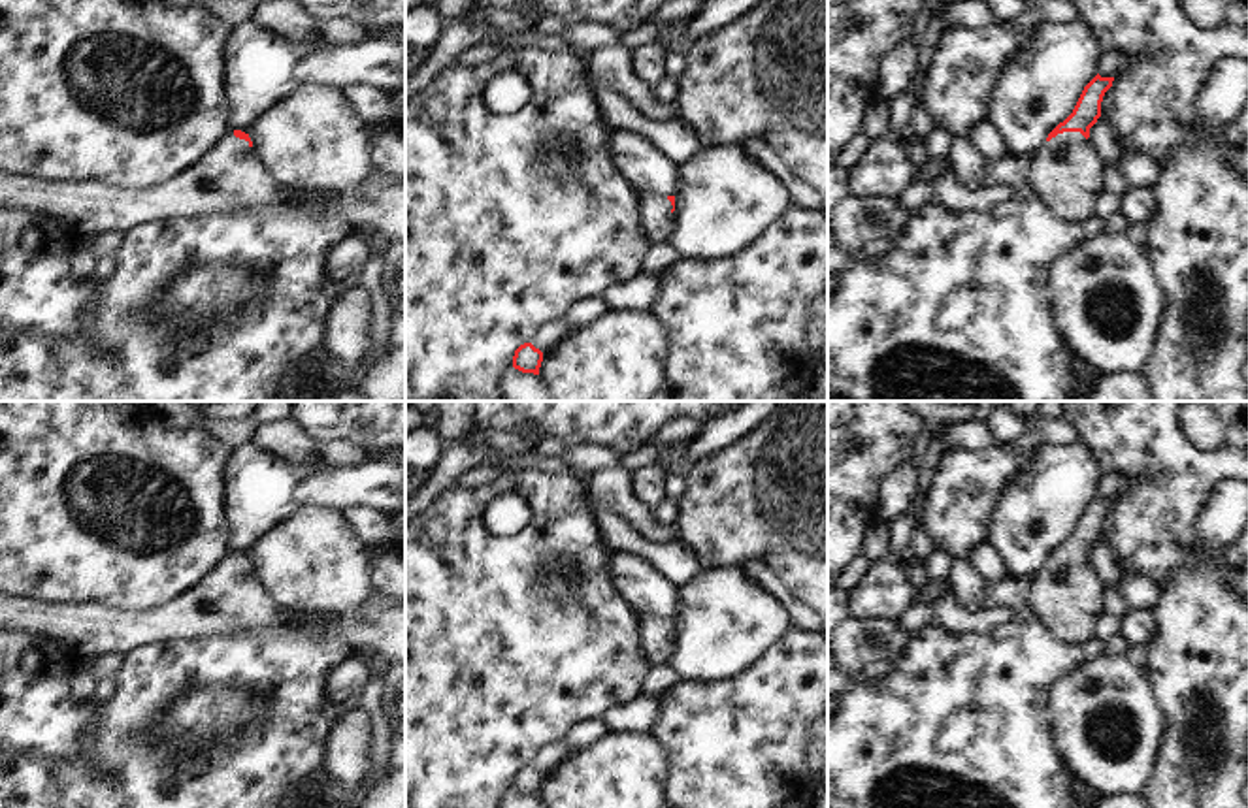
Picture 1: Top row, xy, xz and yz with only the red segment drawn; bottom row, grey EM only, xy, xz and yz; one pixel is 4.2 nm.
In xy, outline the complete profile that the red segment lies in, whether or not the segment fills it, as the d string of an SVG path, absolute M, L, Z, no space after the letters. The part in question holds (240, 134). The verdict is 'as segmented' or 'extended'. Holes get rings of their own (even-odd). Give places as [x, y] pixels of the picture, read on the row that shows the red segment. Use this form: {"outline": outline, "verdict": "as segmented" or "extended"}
{"outline": "M241 130L226 132L211 149L198 158L187 171L145 190L117 190L106 183L47 183L43 179L25 179L21 175L6 175L0 171L0 209L21 209L58 220L72 235L92 237L104 232L123 232L151 224L155 220L172 218L205 218L228 213L249 213L268 217L283 211L292 203L307 207L315 215L339 215L353 232L371 230L381 235L392 256L405 250L405 186L375 185L364 179L360 186L347 194L336 196L332 203L322 203L319 192L283 192L273 183L271 173L260 164L251 149L249 134Z", "verdict": "extended"}

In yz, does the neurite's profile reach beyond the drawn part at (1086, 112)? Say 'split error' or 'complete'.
split error

